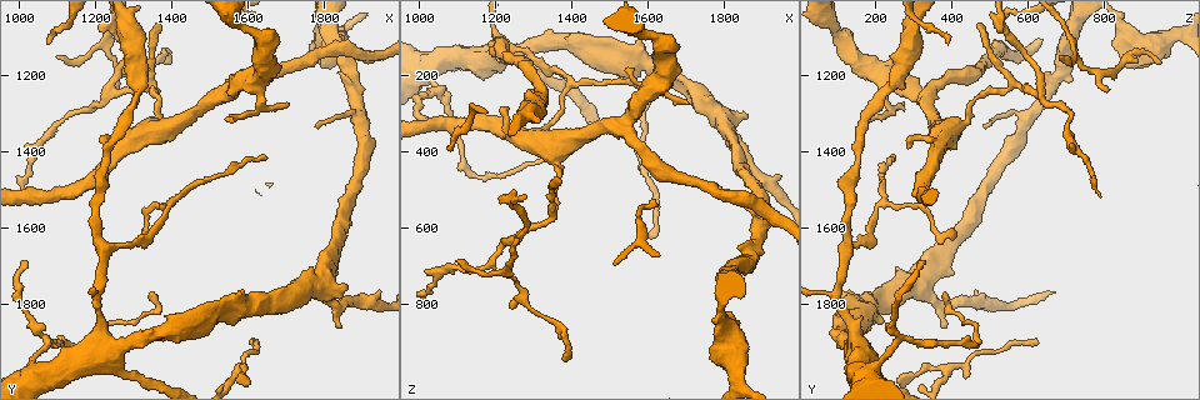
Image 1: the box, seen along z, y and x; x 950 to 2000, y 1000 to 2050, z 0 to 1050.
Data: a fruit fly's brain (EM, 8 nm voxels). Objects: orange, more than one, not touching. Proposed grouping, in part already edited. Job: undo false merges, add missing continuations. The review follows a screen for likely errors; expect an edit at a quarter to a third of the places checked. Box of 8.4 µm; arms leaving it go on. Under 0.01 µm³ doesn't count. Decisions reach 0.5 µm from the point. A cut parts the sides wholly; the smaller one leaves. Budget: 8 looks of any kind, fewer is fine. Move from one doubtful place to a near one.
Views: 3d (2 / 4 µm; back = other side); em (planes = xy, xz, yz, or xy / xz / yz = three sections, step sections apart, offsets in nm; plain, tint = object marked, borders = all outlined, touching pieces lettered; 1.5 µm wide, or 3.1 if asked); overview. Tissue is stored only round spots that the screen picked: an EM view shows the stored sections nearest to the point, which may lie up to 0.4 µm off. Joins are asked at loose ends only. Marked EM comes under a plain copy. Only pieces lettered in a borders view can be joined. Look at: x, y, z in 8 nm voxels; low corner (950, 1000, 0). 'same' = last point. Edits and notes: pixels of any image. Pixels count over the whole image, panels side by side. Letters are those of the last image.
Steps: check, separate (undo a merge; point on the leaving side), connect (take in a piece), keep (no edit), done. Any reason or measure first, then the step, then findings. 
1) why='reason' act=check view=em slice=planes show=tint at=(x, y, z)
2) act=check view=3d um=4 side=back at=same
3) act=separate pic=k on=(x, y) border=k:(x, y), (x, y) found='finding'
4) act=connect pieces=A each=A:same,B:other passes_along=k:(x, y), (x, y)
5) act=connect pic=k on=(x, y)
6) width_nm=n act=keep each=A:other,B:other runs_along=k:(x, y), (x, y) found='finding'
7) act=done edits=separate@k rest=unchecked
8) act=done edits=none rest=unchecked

why='thin end' act=check view=em slice=planes show=tint at=(1785, 1335, 480)

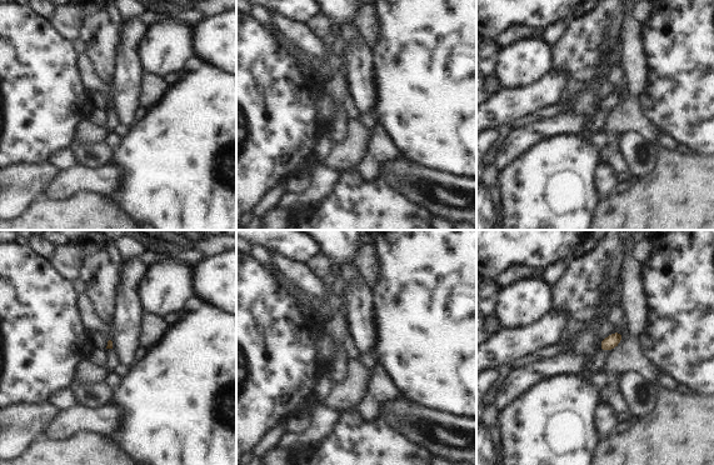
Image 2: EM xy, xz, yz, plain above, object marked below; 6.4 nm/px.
why='what lies round it' act=check view=em slice=planes show=borders at=same

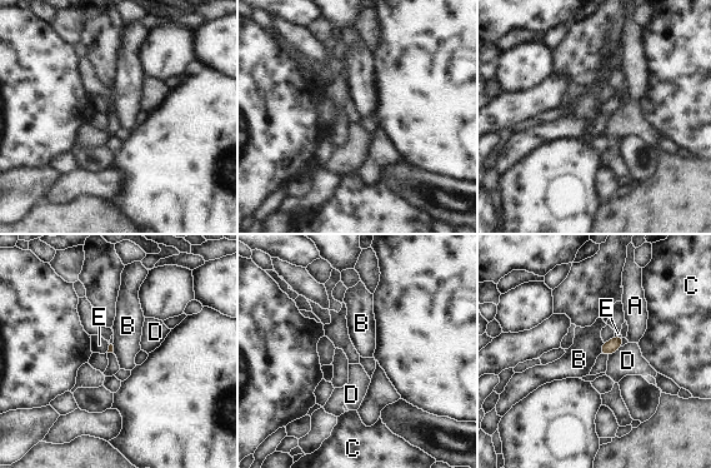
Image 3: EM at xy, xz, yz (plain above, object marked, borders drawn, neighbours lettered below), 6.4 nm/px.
act=keep each=A:other,B:other,C:other,D:other,E:other border=3:(604, 343), (600, 353) found='none of them fits'

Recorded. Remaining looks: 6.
why='tapers out' act=check view=3d um=2 at=(1360, 1065, 470)

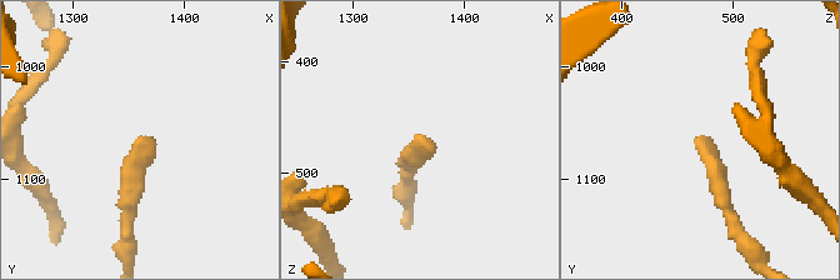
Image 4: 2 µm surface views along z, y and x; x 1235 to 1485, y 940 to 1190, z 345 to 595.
act=check view=em slice=planes show=borders at=(1354, 1070, 466)

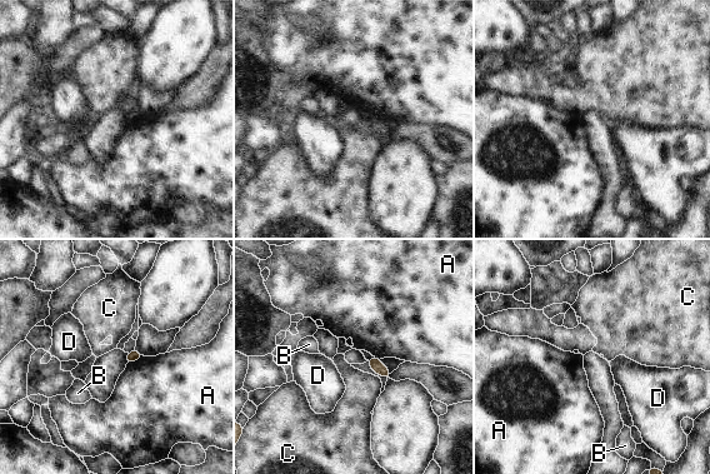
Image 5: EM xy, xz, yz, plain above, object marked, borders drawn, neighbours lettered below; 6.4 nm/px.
longest_contact=A:130nm act=keep each=A:other,B:other,C:other,D:other border=5:(143, 355), (126, 364) found='no lettered piece goes on from it'

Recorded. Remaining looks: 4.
why='tapers out' act=check view=3d um=2 side=back at=(1245, 1235, 815)

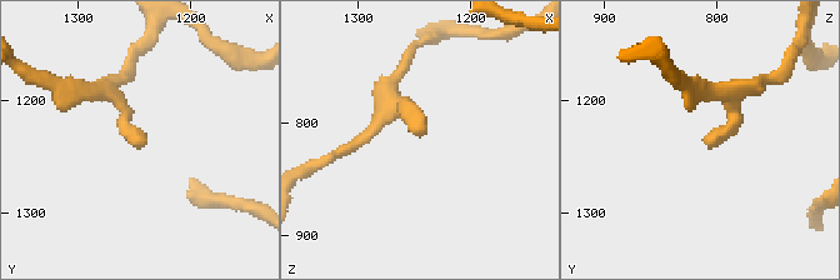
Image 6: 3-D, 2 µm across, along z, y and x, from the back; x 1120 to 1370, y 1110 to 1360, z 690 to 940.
act=check view=em slice=planes show=borders at=(1248, 1236, 810)

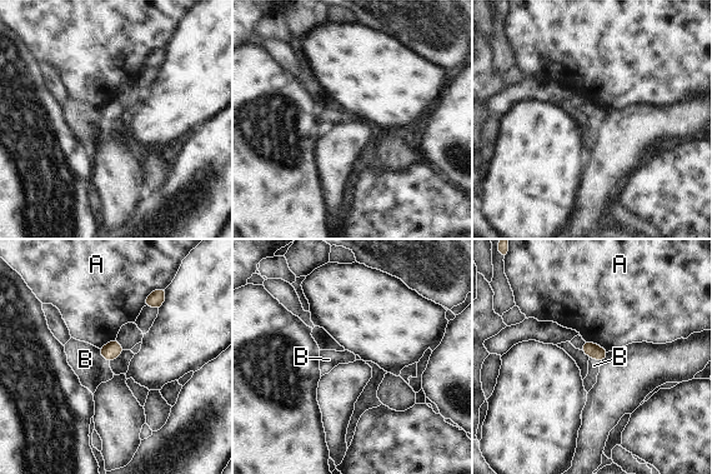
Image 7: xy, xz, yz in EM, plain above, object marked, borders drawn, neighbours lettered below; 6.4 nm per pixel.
act=keep each=A:other,B:other border=7:(164, 288), (153, 290), (144, 305) found='none of them fits'

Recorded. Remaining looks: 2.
act=done edits=none rest=unchecked

